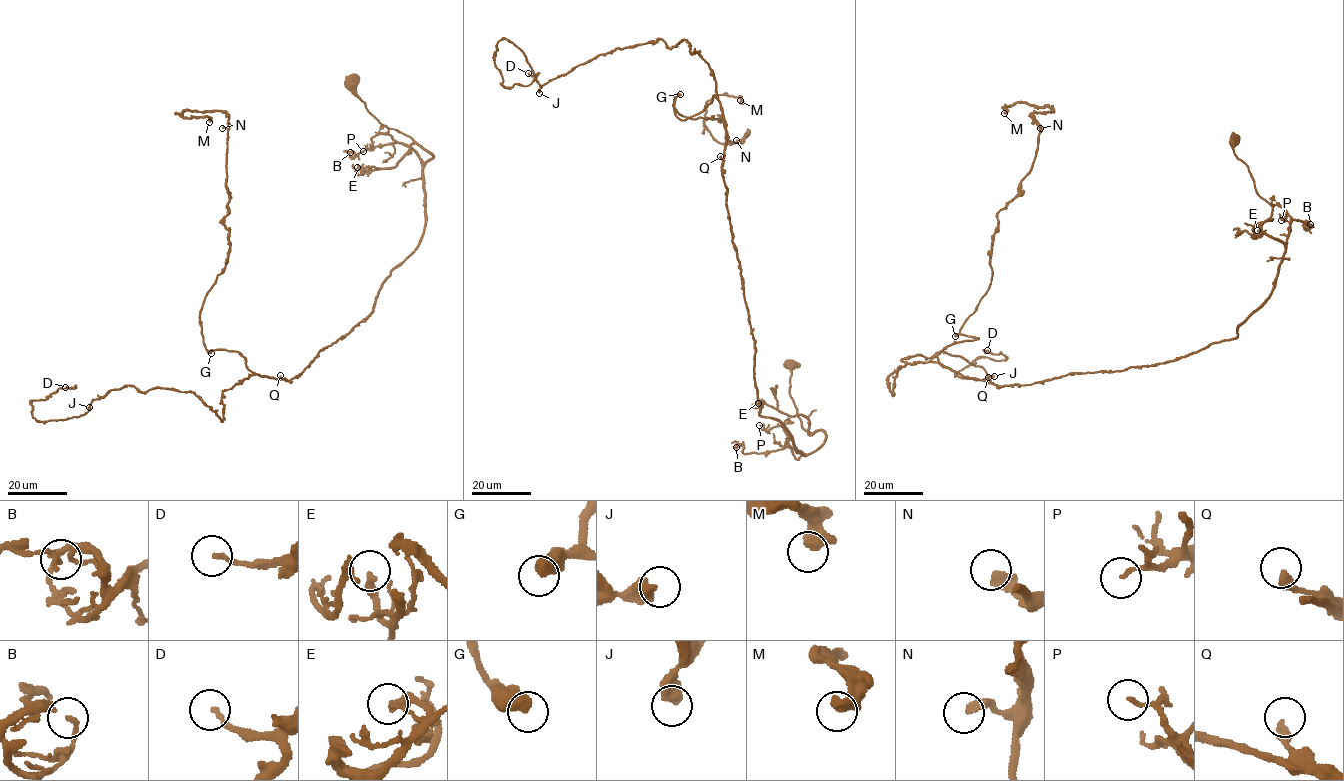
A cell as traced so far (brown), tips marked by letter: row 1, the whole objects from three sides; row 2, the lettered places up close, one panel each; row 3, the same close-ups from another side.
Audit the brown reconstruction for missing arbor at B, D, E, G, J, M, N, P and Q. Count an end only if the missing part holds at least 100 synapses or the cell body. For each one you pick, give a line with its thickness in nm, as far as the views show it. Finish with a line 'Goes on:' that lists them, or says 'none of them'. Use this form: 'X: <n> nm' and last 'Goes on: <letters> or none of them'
Goes on: none of them

